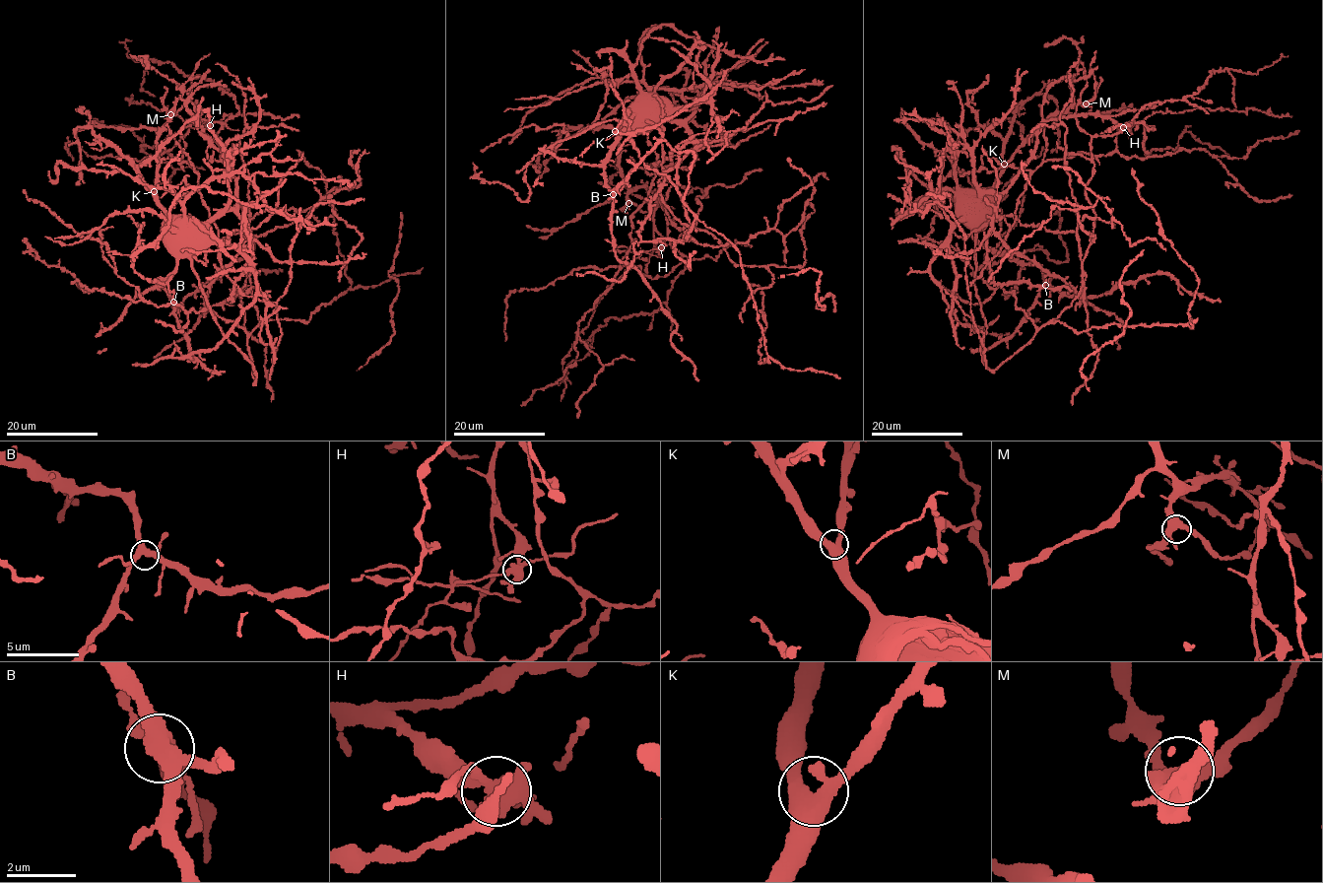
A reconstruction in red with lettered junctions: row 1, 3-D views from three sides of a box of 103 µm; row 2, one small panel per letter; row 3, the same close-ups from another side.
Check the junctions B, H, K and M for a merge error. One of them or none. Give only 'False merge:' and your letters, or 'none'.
False merge: H

